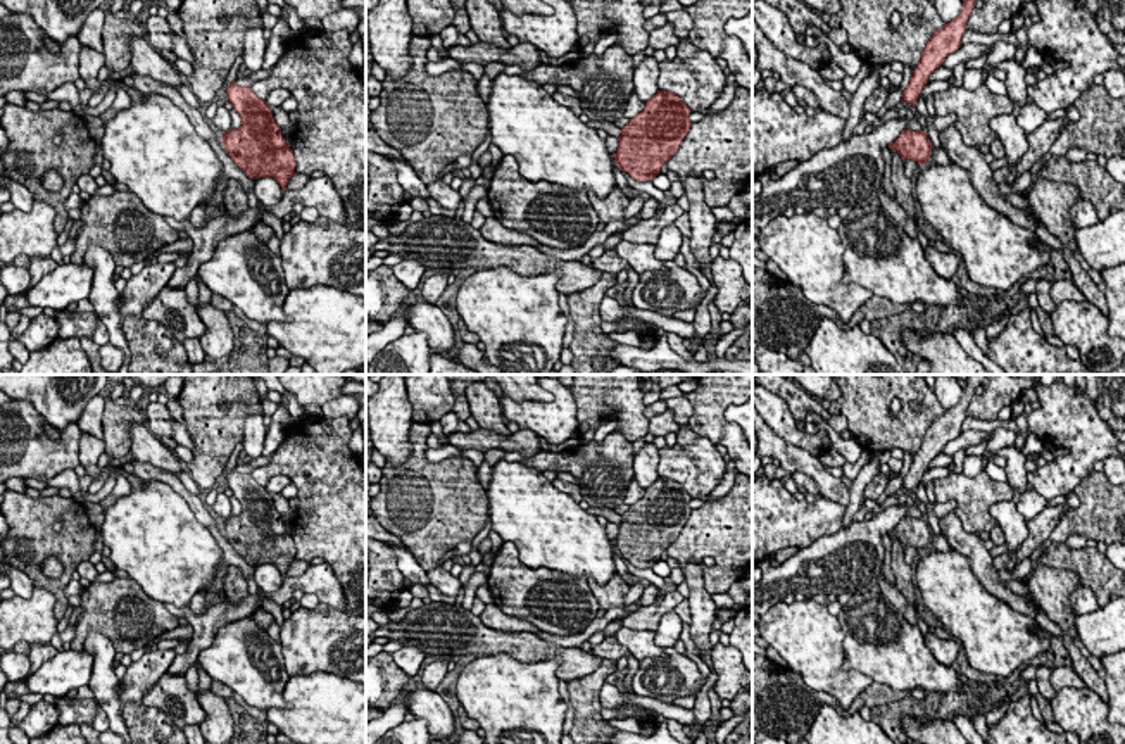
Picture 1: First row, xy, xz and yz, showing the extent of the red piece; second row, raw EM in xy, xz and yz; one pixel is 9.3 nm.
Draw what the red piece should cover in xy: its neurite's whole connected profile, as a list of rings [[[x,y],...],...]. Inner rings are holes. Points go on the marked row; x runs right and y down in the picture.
[[[236,81],[226,93],[242,117],[238,129],[223,135],[226,154],[250,180],[274,178],[286,192],[288,180],[297,174],[297,162],[281,136],[281,128],[274,123],[271,107],[250,86],[238,86]]]

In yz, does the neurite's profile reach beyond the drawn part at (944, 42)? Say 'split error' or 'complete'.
complete

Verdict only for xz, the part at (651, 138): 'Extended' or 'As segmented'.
As segmented

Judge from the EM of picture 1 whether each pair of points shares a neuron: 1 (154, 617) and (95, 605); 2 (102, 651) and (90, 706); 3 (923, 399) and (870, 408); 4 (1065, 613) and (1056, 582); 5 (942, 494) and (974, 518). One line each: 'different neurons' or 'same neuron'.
1: same neuron
2: different neurons
3: same neuron
4: same neuron
5: same neuron

